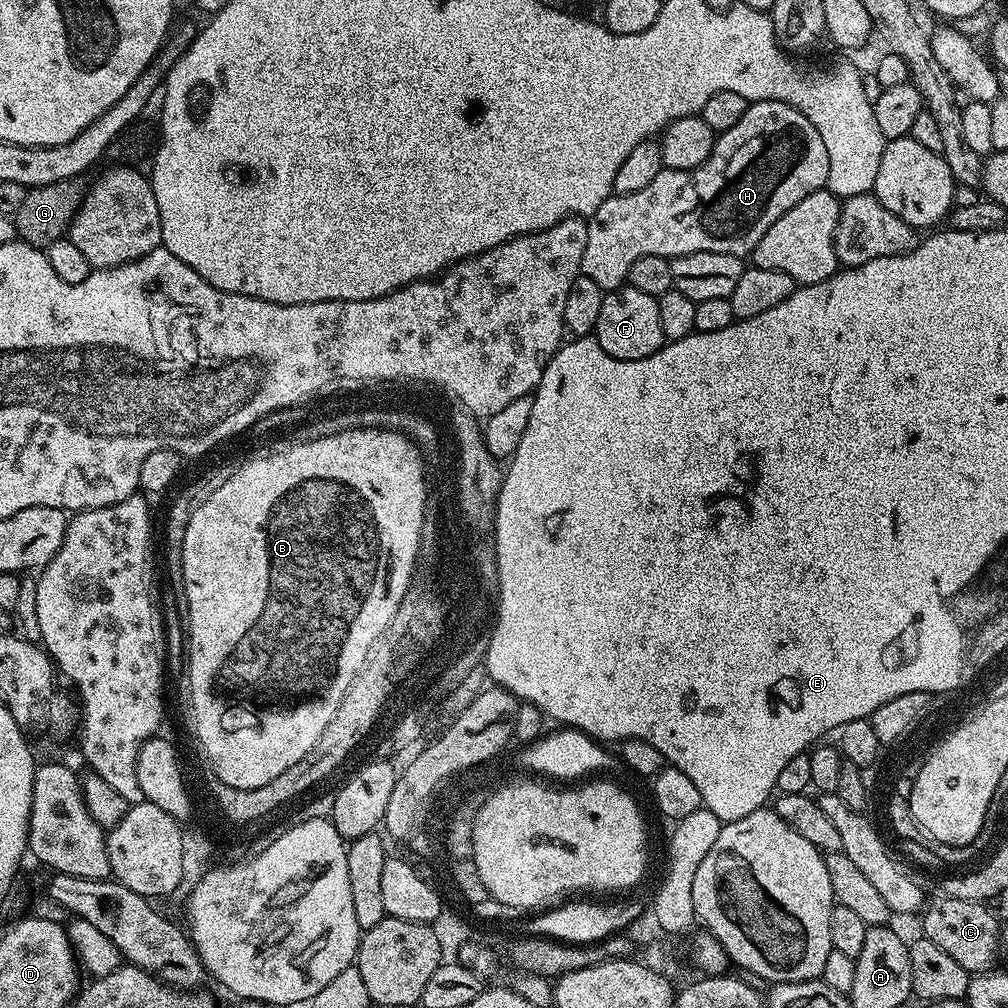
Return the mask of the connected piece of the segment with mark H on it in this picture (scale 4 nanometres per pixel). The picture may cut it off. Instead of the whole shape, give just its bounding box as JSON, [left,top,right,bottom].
[581,100,830,293]

